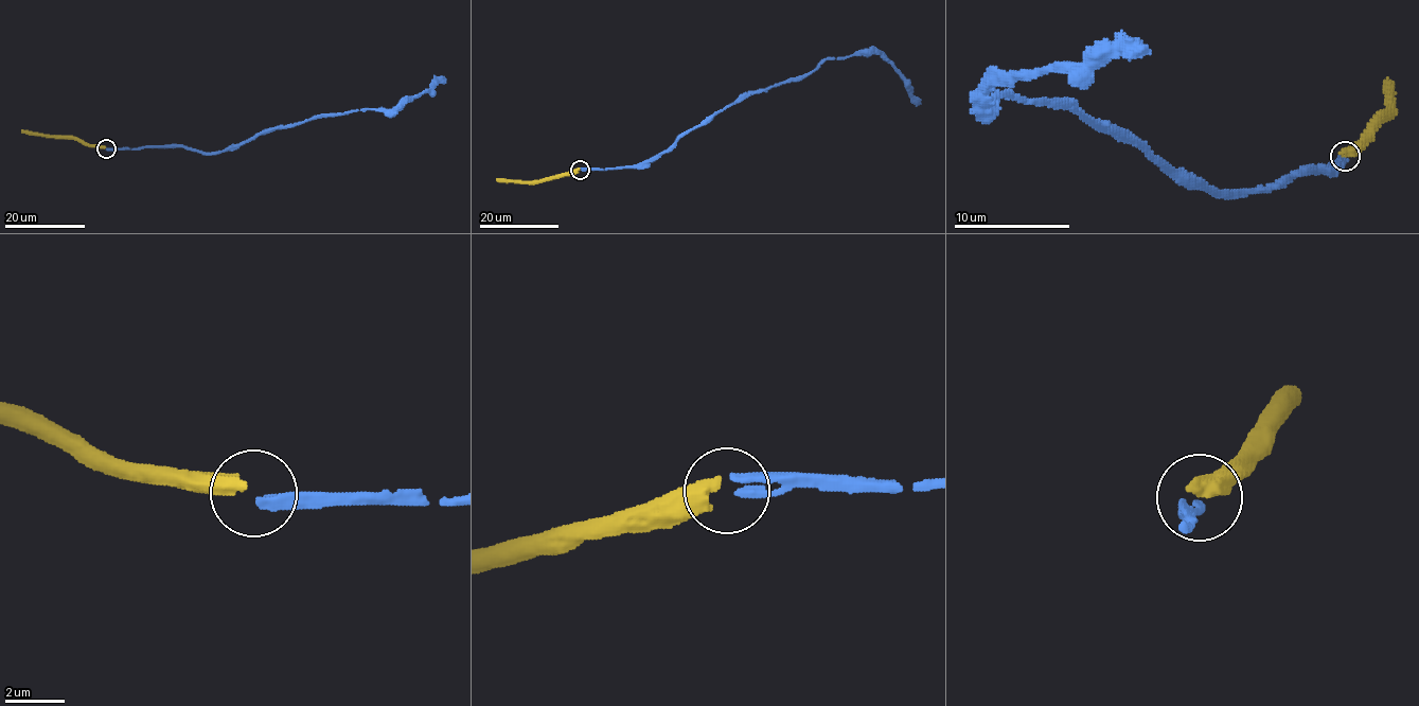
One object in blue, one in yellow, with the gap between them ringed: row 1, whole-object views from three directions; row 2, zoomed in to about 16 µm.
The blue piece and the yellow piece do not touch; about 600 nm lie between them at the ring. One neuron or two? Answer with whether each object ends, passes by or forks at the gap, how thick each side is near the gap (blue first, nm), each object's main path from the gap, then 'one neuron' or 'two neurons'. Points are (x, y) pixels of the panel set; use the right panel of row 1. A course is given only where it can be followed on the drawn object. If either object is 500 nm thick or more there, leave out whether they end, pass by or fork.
blue ends; yellow ends; calibres 280 and 480 nm; course blue (1345, 157), (1336, 171), (1219, 194), (1074, 108), (1012, 93), (989, 104), (991, 89), (1027, 73), (1147, 46); course yellow (1345, 153), (1387, 108), (1387, 77); two neurons

